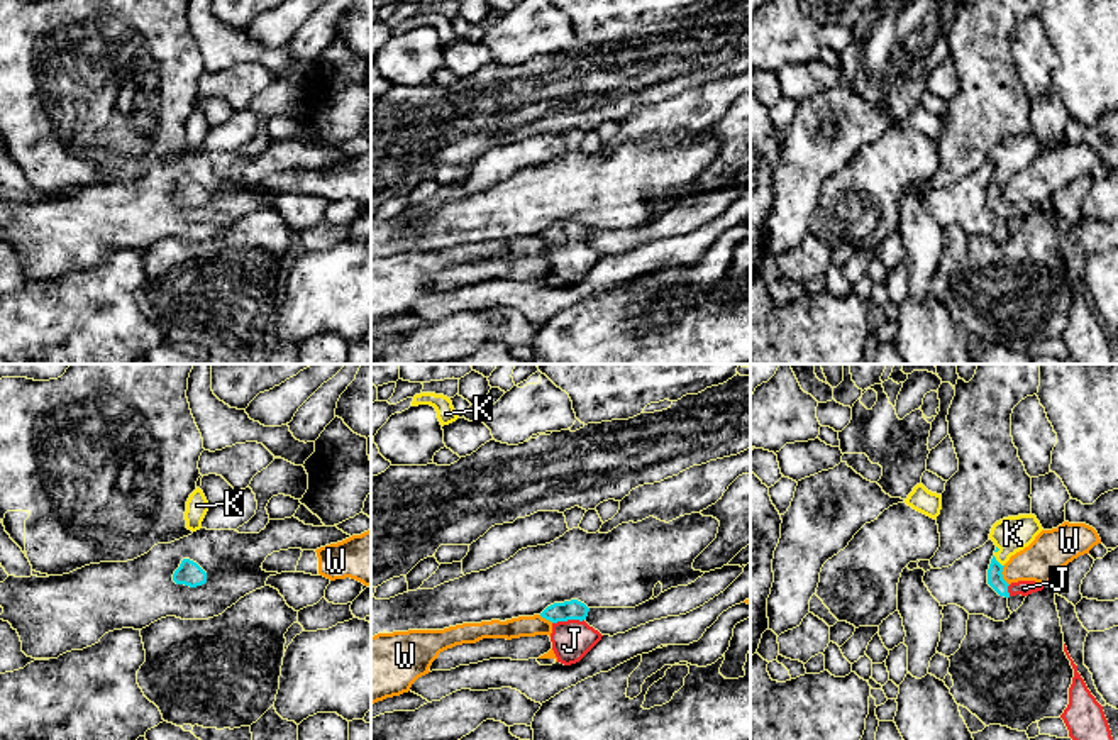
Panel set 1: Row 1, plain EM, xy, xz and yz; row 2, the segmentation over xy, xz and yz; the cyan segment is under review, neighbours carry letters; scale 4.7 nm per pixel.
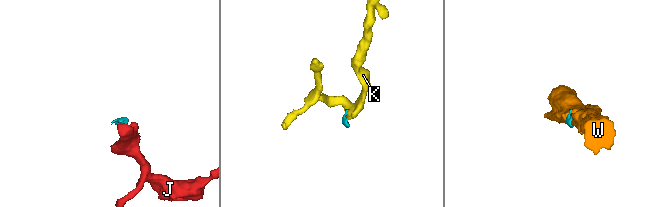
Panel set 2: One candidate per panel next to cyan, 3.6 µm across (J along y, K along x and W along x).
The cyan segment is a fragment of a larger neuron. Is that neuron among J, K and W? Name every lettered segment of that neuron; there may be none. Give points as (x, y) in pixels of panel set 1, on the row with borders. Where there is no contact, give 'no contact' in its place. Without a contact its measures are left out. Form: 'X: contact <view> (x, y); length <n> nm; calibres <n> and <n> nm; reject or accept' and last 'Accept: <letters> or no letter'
J: contact xz (568, 618); length 150 nm; calibres 100 and 190 nm; accept
K: contact yz (996, 561); length 80 nm; calibres 80 and 170 nm; accept
W: contact yz (1001, 576); length 100 nm; calibres 80 and 180 nm; reject
Accept: J, K

